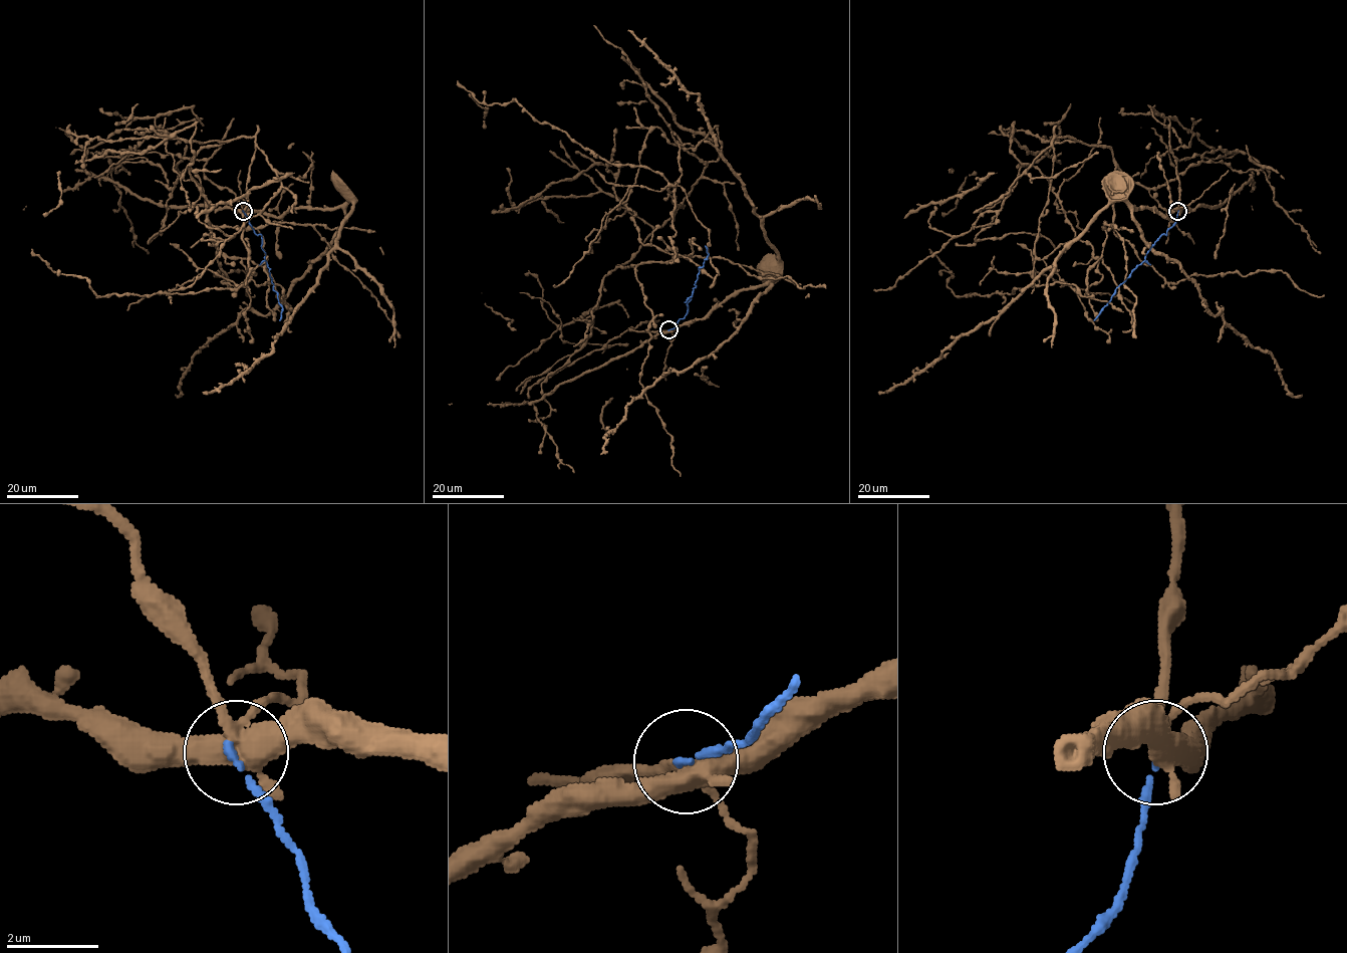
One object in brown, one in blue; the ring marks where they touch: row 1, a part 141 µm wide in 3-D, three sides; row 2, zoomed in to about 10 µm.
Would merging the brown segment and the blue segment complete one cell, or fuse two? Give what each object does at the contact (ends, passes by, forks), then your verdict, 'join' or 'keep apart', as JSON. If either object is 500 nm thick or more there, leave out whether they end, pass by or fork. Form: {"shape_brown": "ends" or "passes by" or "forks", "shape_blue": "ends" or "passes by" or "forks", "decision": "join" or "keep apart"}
{"shape_brown": "forks", "shape_blue": "ends", "decision": "keep apart"}

